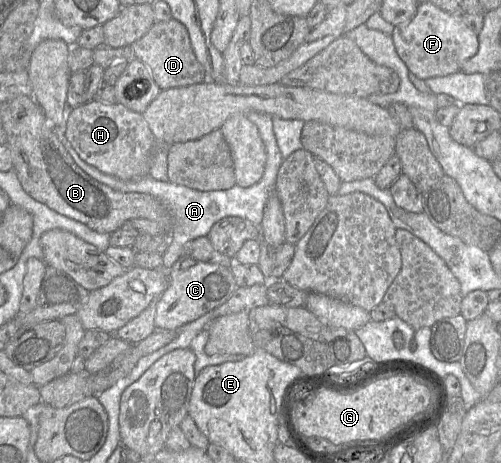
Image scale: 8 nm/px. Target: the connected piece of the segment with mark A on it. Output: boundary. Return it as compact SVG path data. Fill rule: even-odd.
M255 111L248 112L247 116L249 120L256 125L266 150L264 174L257 183L247 188L234 185L228 190L199 191L167 181L167 147L169 145L160 144L158 142L156 142L155 149L150 156L149 174L145 177L128 181L105 174L96 167L86 163L80 158L77 152L70 147L66 138L62 138L62 143L72 156L73 160L75 160L79 166L96 181L112 188L113 190L124 193L137 192L149 194L167 207L173 216L173 226L171 232L165 234L165 236L167 236L168 248L162 256L162 269L168 271L179 257L182 256L184 247L189 241L207 236L211 227L222 218L236 216L247 219L256 226L260 226L266 203L270 195L274 193L277 173L284 159L277 146L273 132L272 117L266 113Z

